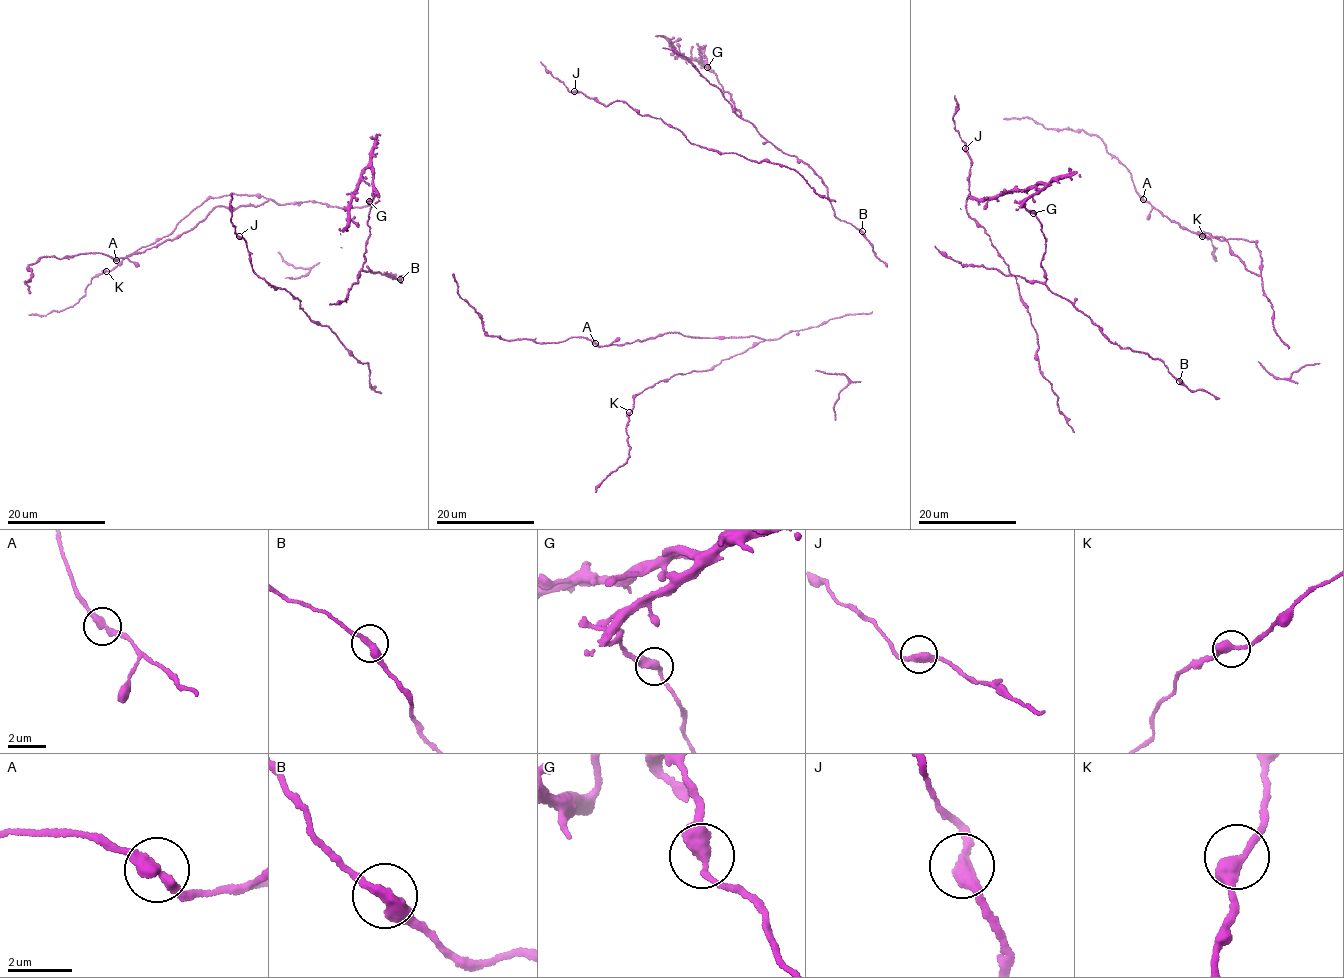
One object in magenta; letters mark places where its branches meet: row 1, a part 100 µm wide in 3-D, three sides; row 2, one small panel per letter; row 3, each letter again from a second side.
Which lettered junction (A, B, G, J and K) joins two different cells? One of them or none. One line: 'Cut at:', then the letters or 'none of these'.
Cut at: none of these

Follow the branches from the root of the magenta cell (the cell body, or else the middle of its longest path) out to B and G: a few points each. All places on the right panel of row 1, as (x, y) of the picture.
B: (1219, 397), (1202, 390), (1191, 391), (1179, 381)
G: (1219, 397), (1191, 391), (1160, 360), (1111, 342), (1050, 290), (1041, 265), (1045, 237), (1033, 213)

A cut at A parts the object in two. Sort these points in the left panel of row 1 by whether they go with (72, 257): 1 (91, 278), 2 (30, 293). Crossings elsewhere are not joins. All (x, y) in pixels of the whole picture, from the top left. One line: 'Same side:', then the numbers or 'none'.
Same side: 2

